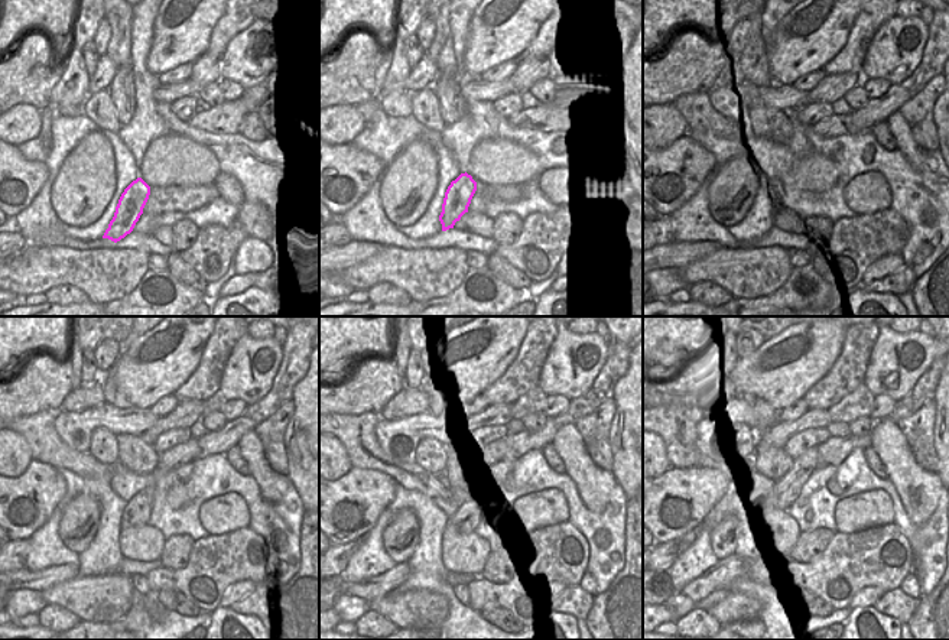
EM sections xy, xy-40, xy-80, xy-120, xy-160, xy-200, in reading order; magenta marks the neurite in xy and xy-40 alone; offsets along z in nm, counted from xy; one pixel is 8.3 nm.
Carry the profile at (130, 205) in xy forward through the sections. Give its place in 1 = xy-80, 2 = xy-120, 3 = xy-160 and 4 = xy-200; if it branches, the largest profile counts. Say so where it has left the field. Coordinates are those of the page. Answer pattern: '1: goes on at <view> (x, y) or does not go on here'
1: goes on at xy-80 (782, 192)
2: goes on at xy-120 (137, 510)
3: goes on at xy-160 (465, 489)
4: goes on at xy-200 (786, 490)

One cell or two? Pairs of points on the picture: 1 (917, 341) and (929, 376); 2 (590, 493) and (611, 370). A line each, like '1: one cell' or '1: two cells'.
1: two cells
2: two cells

